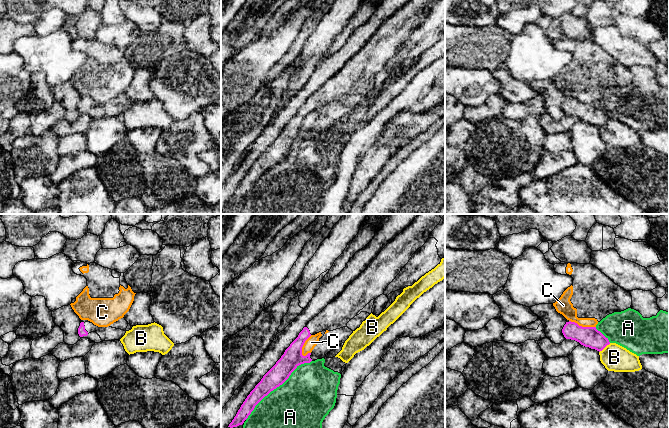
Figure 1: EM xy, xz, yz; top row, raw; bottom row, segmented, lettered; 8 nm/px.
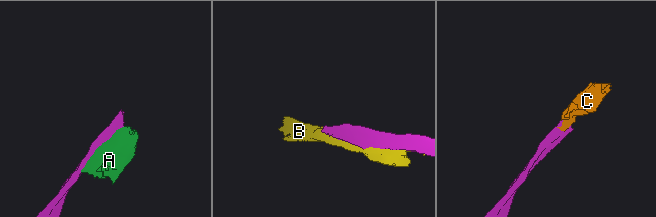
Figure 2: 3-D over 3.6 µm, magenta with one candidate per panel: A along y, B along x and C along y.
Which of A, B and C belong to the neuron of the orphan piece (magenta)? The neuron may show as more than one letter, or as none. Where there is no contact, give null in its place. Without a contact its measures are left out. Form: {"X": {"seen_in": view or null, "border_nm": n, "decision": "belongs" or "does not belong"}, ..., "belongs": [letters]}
{"A": {"seen_in": "xz", "border_nm": 700, "decision": "does not belong"}, "B": {"seen_in": "yz", "border_nm": 120, "decision": "does not belong"}, "C": {"seen_in": "xz", "border_nm": 190, "decision": "does not belong"}, "belongs": []}

